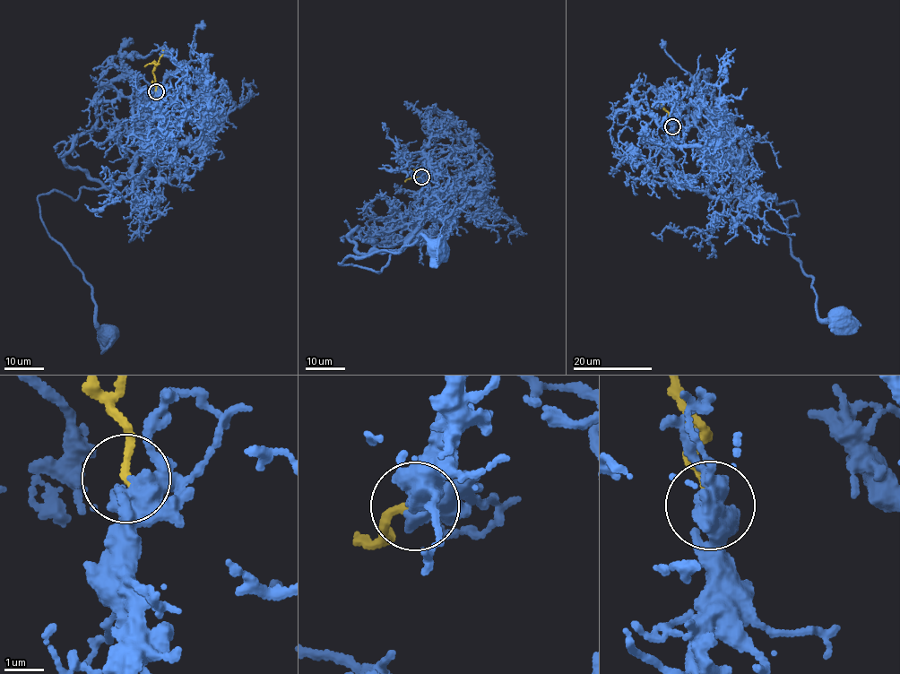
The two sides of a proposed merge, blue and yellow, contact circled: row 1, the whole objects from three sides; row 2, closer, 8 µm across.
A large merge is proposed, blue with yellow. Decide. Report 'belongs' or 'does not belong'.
belongs

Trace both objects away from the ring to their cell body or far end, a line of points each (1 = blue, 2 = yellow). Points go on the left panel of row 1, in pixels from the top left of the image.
1: (155, 90), (138, 182), (129, 173), (76, 199), (38, 197), (107, 337)
2: (155, 91), (152, 72), (162, 50)

